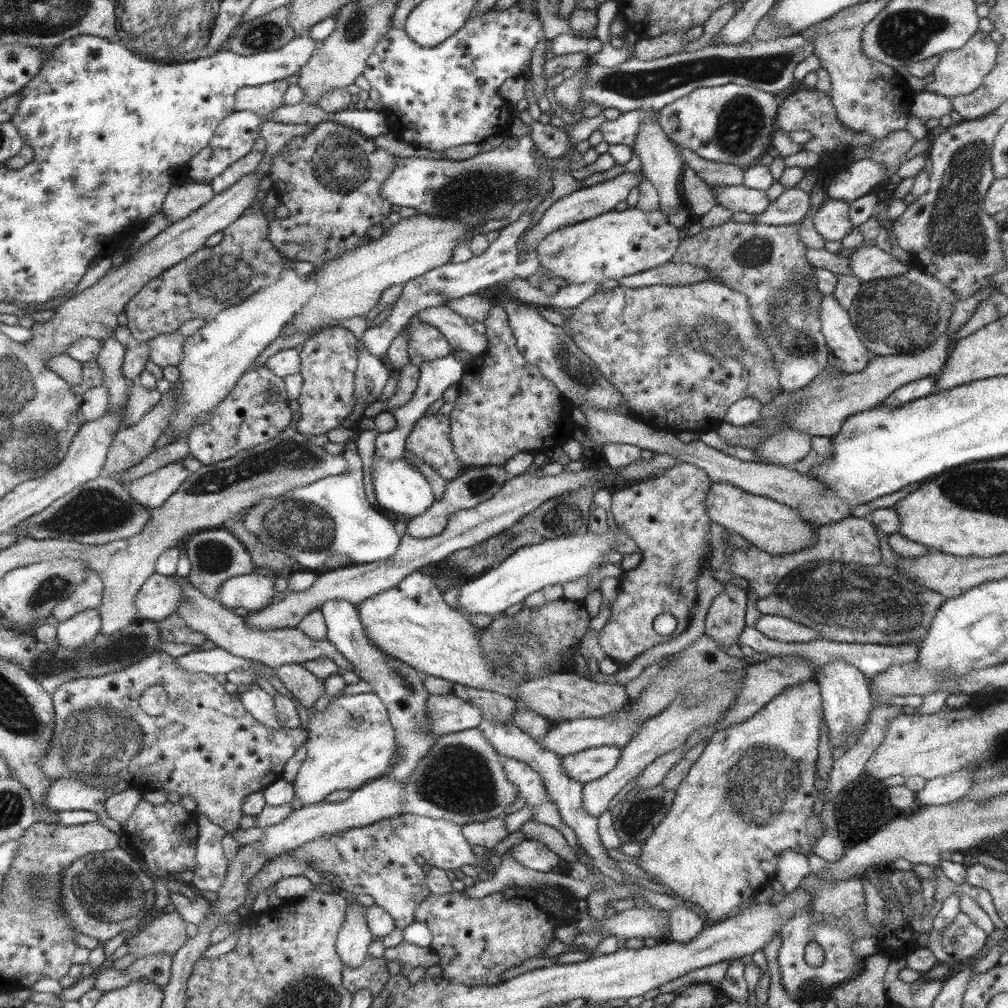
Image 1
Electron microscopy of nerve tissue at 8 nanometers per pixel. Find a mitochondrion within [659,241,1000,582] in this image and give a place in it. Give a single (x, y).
(897, 315)

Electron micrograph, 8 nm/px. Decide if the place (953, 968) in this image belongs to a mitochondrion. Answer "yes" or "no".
no

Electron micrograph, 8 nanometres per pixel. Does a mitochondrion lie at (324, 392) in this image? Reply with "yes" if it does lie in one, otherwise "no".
no

